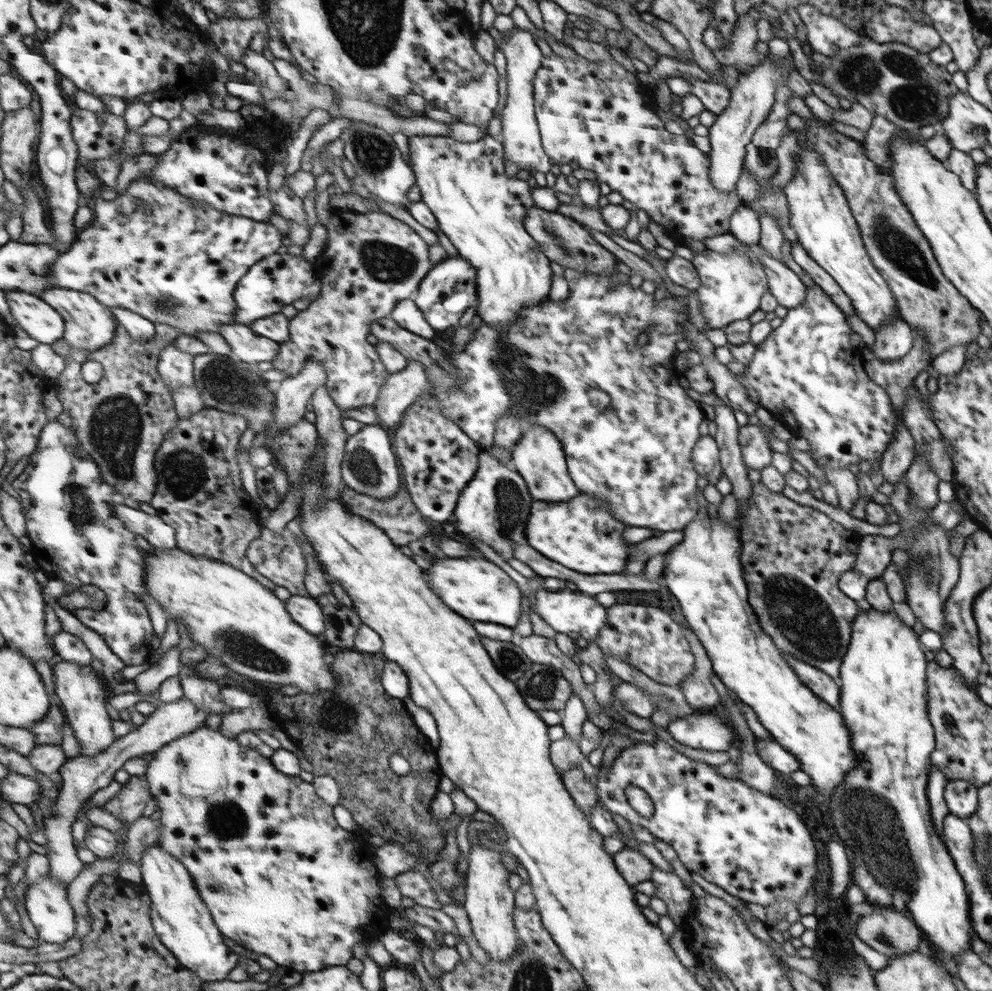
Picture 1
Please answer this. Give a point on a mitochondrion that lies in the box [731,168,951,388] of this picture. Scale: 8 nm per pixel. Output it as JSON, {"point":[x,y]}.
{"point":[897,248]}

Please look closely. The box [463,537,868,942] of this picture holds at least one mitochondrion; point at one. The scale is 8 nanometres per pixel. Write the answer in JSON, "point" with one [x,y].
{"point":[805,620]}

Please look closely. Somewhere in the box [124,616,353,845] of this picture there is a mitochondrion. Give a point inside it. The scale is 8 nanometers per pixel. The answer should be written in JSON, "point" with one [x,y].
{"point":[250,653]}

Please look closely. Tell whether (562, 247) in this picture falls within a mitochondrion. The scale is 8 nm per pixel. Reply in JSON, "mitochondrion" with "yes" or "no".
{"mitochondrion":"yes"}

